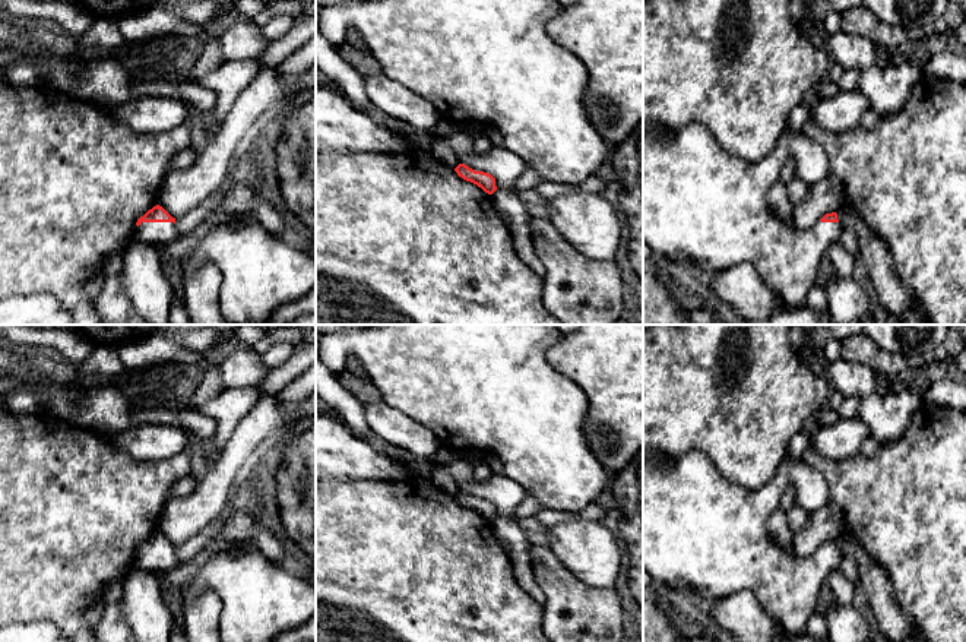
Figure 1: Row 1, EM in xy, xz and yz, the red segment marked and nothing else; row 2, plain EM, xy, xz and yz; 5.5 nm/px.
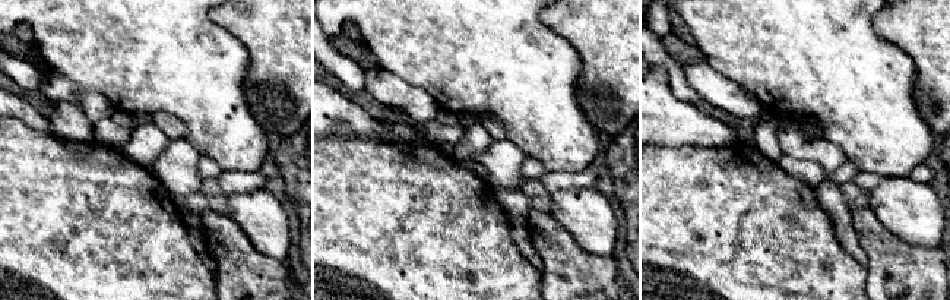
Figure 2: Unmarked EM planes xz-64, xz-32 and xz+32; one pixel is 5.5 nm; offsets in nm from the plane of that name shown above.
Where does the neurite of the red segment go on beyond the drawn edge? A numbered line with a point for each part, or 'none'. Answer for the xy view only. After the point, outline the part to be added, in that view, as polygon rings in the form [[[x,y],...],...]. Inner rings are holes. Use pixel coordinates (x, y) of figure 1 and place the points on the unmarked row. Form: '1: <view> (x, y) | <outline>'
1: xy (160, 562) | [[[142,550],[136,556],[136,566],[155,575],[167,575],[181,564],[174,550]]]

